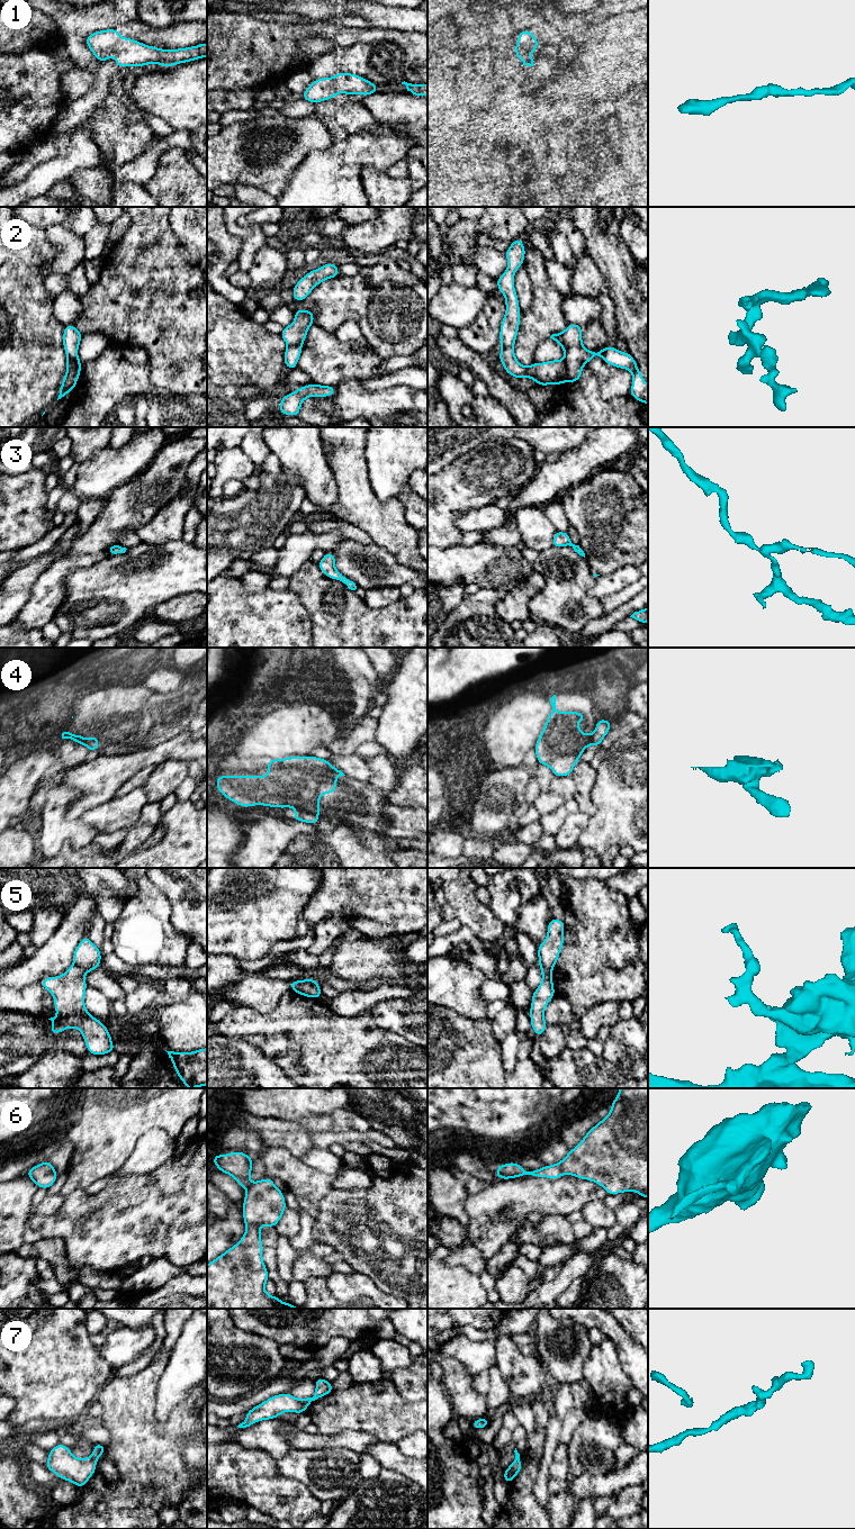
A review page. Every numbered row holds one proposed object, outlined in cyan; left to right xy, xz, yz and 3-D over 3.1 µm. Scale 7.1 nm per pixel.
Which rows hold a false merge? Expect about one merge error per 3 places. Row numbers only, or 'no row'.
2, 4, 5, 6

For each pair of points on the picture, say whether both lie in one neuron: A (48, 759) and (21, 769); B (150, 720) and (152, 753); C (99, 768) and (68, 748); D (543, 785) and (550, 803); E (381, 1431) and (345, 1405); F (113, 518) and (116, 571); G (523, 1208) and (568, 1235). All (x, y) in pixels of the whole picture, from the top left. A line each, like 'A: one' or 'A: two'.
A: one
B: two
C: two
D: two
E: one
F: two
G: two

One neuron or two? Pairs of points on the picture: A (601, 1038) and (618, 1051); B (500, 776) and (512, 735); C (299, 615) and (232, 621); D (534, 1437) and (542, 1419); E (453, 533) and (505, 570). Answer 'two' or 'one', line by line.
A: two
B: two
C: one
D: one
E: two

